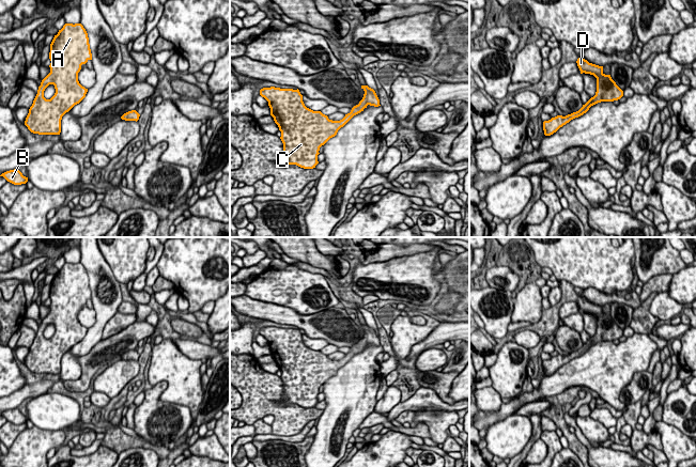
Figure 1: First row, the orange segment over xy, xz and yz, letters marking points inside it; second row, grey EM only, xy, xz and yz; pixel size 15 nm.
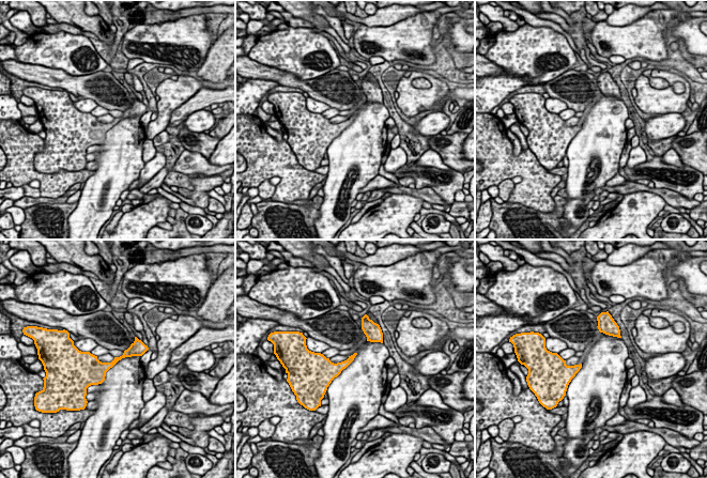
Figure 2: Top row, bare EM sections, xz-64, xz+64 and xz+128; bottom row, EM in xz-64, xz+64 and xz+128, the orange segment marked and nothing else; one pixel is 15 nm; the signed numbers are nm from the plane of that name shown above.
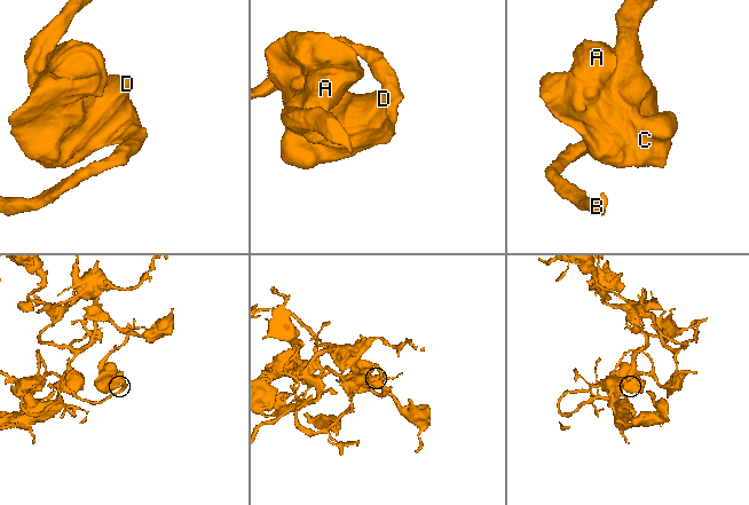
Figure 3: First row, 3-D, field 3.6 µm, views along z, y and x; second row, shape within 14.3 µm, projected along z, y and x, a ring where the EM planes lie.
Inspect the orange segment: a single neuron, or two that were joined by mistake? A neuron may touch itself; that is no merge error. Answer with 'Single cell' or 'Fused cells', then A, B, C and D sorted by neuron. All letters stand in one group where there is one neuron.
Single cell. Groups: A B C D

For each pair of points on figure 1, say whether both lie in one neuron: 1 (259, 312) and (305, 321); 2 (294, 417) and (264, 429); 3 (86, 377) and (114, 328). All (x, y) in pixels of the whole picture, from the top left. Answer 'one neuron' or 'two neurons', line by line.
1: one neuron
2: two neurons
3: two neurons

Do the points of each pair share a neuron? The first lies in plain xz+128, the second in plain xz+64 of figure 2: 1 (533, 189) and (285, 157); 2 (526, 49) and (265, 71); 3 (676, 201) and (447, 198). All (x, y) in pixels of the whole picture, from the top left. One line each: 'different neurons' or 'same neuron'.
1: same neuron
2: different neurons
3: different neurons

